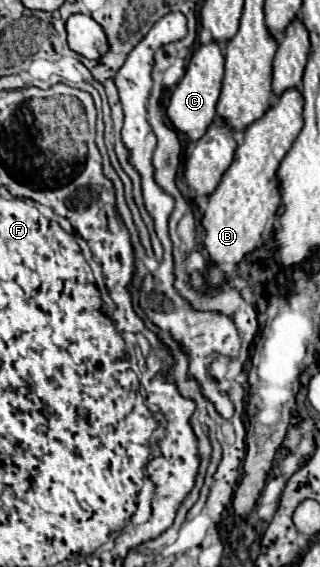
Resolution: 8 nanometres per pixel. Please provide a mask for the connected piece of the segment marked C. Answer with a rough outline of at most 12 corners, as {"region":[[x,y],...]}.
{"region":[[217,42],[195,50],[167,118],[187,142],[215,120],[223,80]]}

